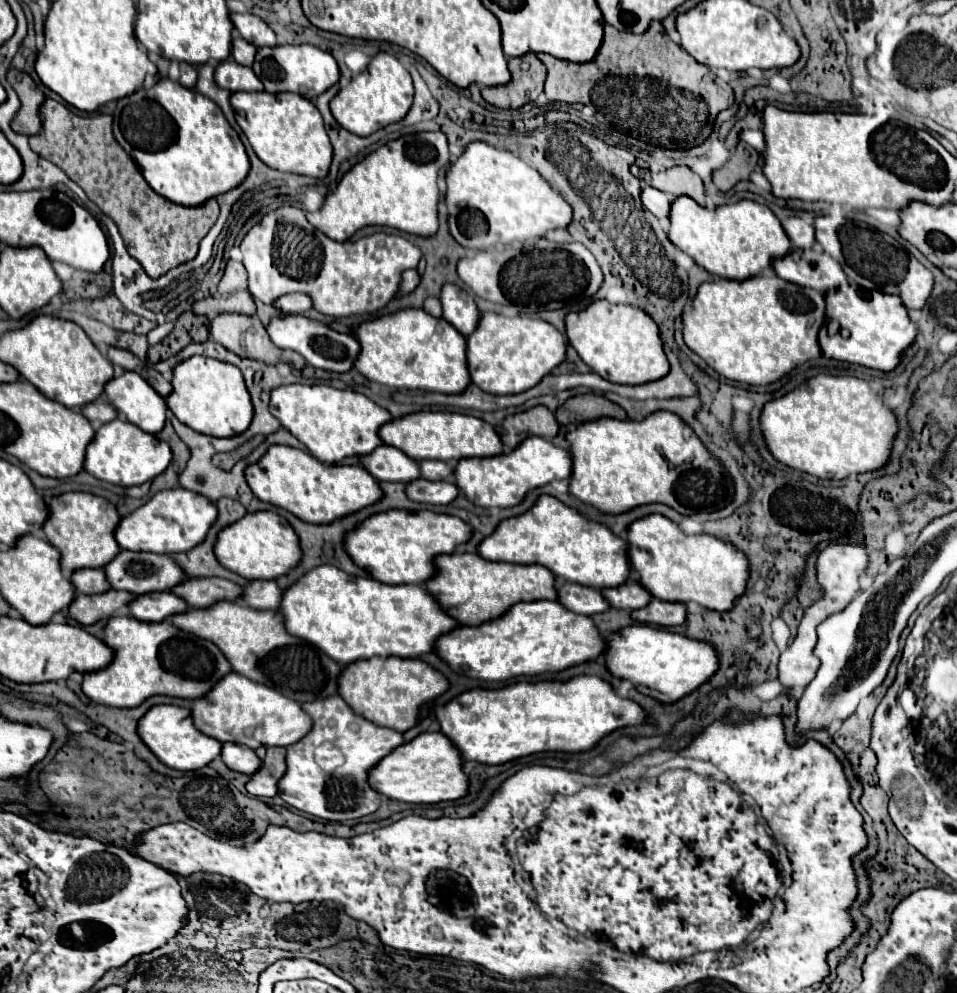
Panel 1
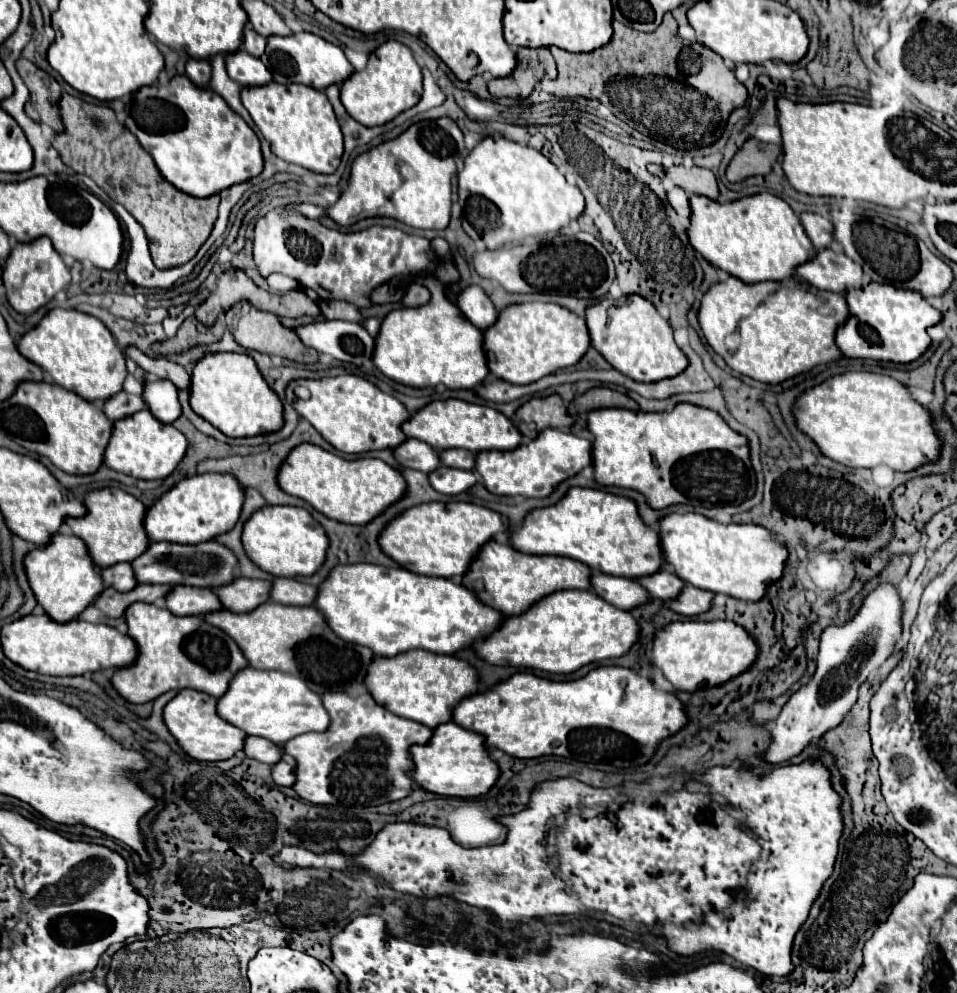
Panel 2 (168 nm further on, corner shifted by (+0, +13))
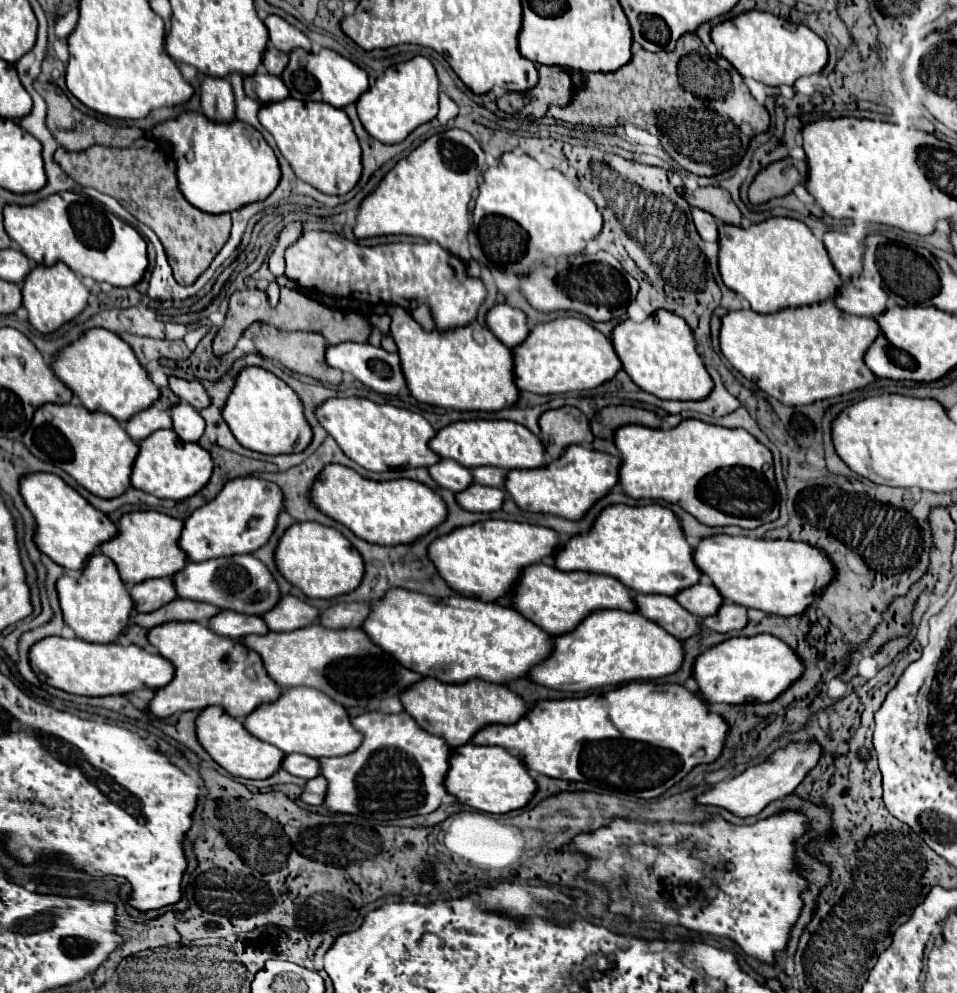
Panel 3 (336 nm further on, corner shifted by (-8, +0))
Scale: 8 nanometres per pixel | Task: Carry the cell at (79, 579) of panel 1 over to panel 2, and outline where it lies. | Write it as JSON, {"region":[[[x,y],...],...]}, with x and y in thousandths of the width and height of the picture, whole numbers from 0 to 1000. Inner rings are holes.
{"region":[[[124,566],[124,568],[118,568],[114,572],[108,572],[106,576],[106,582],[110,586],[110,590],[116,590],[124,596],[135,596],[137,592],[143,590],[143,584],[139,580],[139,574],[135,570],[135,566]]]}

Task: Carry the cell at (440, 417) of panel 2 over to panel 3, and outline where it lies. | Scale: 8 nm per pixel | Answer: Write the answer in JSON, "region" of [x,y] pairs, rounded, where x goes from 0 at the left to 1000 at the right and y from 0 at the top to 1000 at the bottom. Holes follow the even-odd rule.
{"region":[[[478,424],[467,430],[463,430],[450,444],[452,454],[457,458],[475,458],[469,462],[475,462],[488,472],[503,470],[503,468],[515,468],[529,474],[534,472],[561,472],[569,470],[569,450],[561,438],[557,438],[551,430],[536,426],[536,424]]]}

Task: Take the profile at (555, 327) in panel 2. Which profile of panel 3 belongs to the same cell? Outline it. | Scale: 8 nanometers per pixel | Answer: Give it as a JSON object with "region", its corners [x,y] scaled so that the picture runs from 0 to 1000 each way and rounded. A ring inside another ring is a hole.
{"region":[[[592,319],[574,325],[563,325],[553,339],[536,351],[538,355],[538,386],[544,394],[561,398],[582,398],[597,394],[622,392],[638,384],[651,370],[641,345],[634,337],[624,333],[609,321]]]}

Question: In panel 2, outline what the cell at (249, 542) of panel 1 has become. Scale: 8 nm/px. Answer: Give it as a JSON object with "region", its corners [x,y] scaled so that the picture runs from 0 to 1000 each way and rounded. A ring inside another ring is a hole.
{"region":[[[275,510],[254,528],[252,546],[258,562],[283,580],[325,580],[340,564],[344,544],[340,534],[325,522],[319,512],[308,510]]]}

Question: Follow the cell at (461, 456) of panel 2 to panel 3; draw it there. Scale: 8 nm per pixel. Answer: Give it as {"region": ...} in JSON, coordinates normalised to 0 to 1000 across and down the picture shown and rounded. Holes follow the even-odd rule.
{"region":[[[498,470],[492,476],[496,486],[509,488],[509,490],[521,490],[521,492],[526,492],[528,480],[530,480],[530,474],[524,470]]]}

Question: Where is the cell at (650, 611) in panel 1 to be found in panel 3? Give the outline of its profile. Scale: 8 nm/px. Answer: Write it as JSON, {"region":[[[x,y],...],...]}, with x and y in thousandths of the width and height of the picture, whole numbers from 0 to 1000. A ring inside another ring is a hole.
{"region":[[[758,607],[751,613],[751,619],[745,619],[741,623],[735,623],[737,631],[751,635],[751,637],[760,637],[760,635],[772,635],[783,627],[781,621],[781,613],[774,609],[766,609],[766,607]]]}

